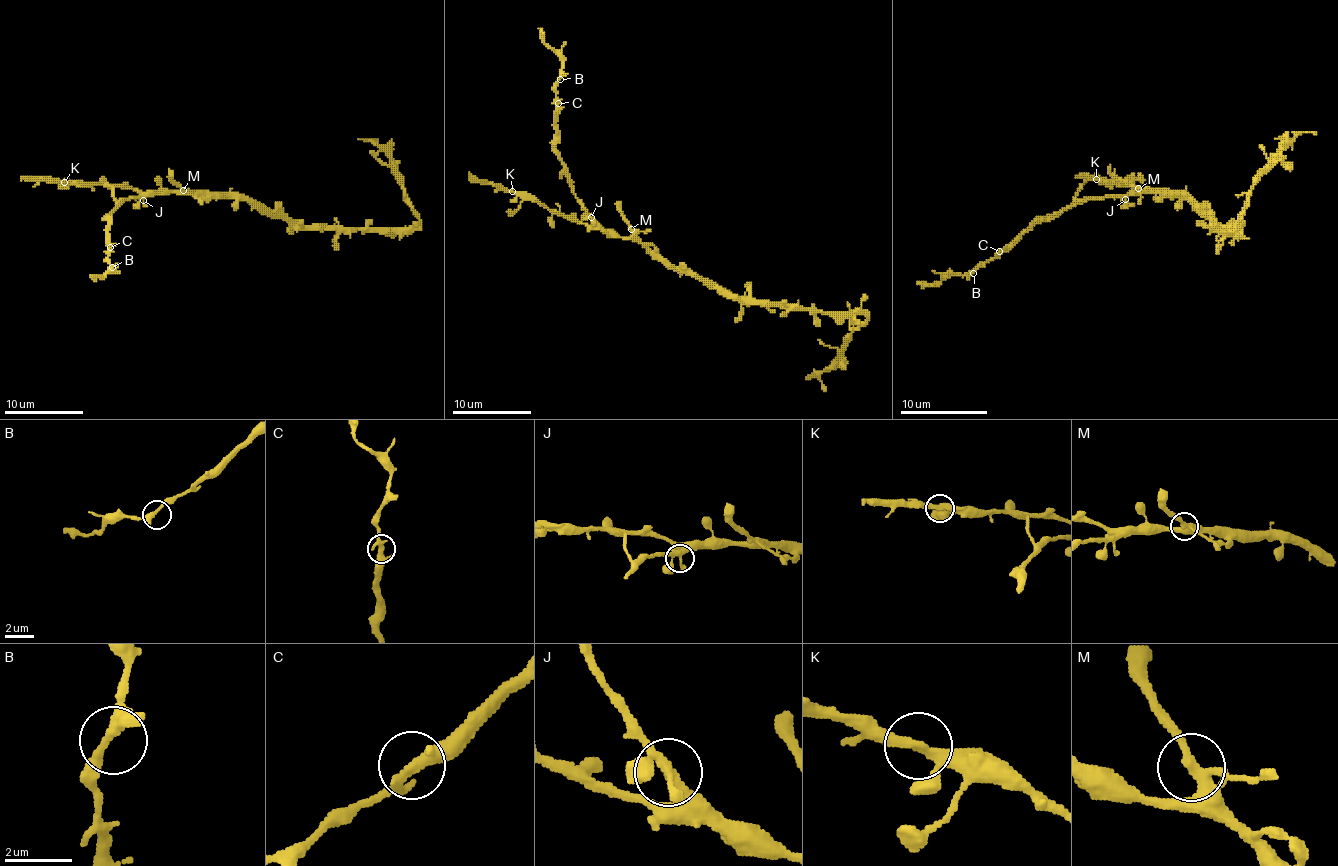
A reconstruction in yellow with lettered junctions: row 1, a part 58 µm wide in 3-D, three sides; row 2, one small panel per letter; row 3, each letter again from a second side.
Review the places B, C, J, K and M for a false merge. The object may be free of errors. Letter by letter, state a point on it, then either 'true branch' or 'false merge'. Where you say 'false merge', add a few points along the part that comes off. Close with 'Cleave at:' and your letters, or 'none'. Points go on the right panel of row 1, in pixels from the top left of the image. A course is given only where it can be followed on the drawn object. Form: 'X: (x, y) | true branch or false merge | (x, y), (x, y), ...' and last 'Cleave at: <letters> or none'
B: (973, 273) | true branch
C: (999, 251) | true branch
J: (1125, 199) | true branch
K: (1096, 179) | true branch
M: (1138, 188) | true branch
Cleave at: none

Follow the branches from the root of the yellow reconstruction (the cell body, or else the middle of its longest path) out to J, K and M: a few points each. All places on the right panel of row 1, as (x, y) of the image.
J: (1186, 197), (1134, 191), (1125, 199)
K: (1186, 197), (1136, 191), (1130, 184), (1097, 180)
M: (1186, 197), (1164, 197), (1138, 188)

